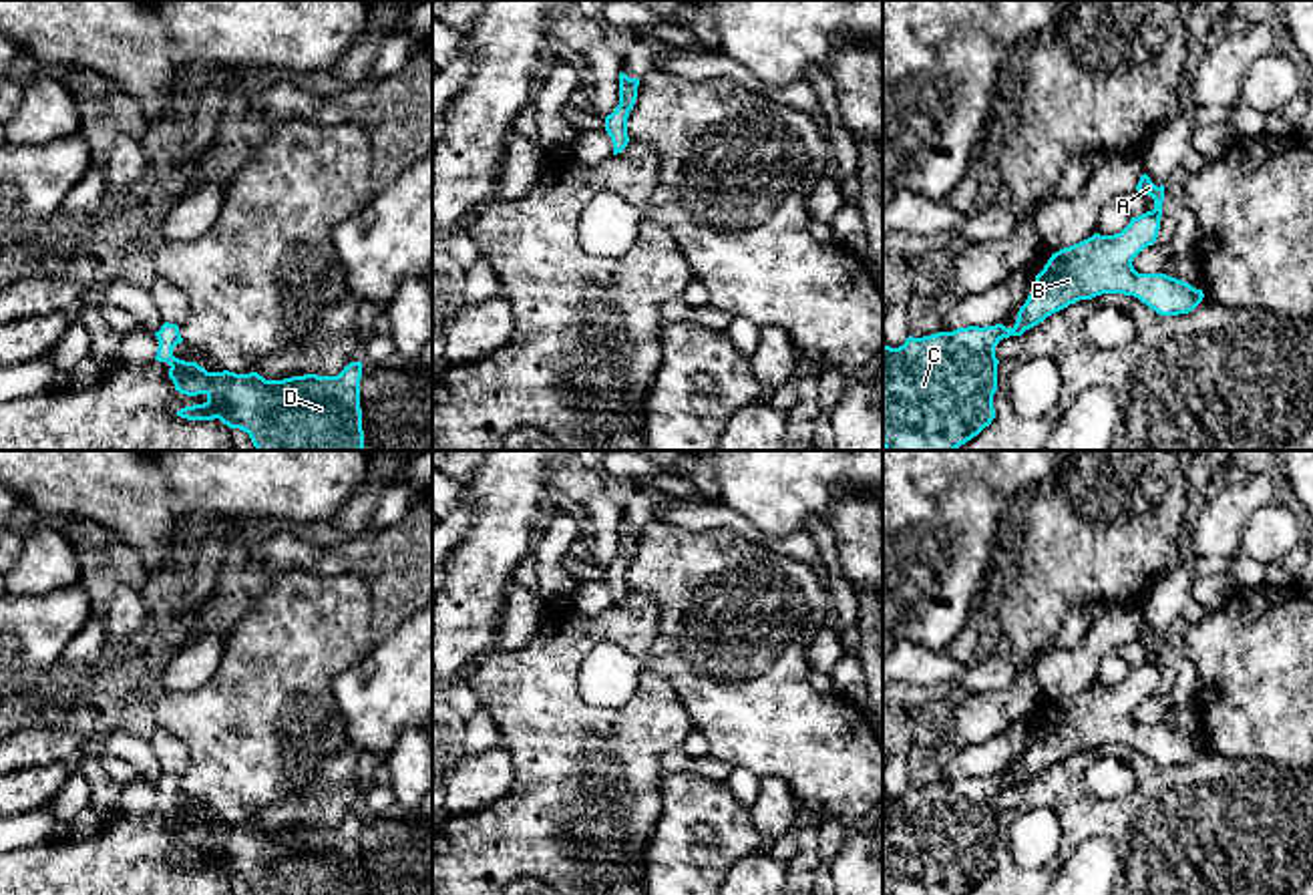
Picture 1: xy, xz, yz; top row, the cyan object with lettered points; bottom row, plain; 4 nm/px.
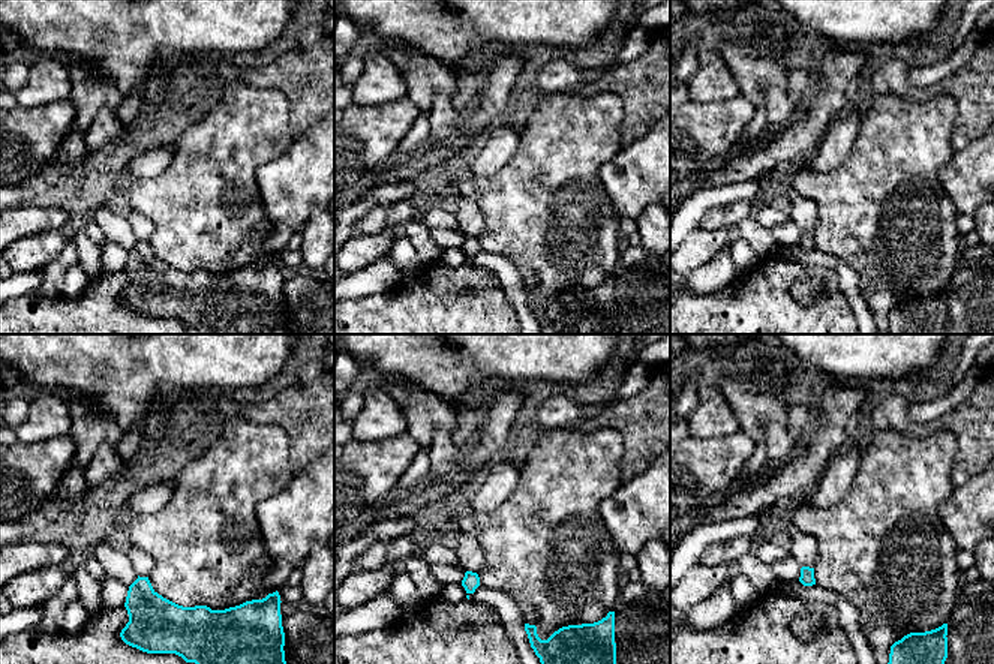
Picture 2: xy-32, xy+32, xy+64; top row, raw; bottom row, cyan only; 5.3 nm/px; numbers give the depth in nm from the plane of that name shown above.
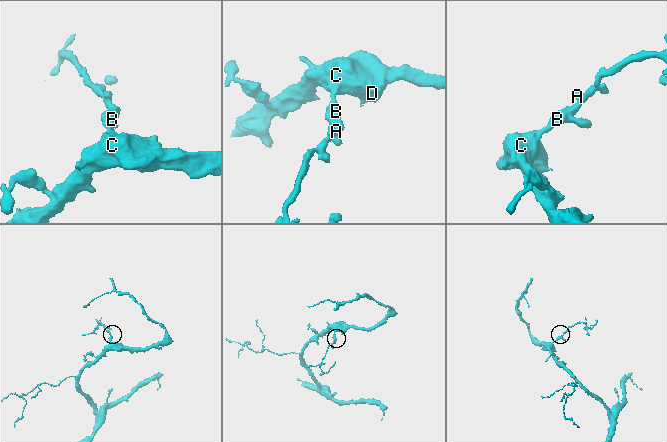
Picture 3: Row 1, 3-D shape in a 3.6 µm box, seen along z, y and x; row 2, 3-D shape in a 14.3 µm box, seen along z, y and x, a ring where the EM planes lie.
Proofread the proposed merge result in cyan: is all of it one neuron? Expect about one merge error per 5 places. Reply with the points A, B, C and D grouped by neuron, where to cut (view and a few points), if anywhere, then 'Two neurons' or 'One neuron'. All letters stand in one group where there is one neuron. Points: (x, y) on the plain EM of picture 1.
Groups: A B C D. No split. One neuron

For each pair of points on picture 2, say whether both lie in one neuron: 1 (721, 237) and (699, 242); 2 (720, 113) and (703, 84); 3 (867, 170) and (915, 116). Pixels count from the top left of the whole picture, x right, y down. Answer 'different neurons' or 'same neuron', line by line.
1: same neuron
2: different neurons
3: same neuron

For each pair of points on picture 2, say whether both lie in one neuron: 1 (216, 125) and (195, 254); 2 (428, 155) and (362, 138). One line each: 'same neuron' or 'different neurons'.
1: same neuron
2: different neurons

